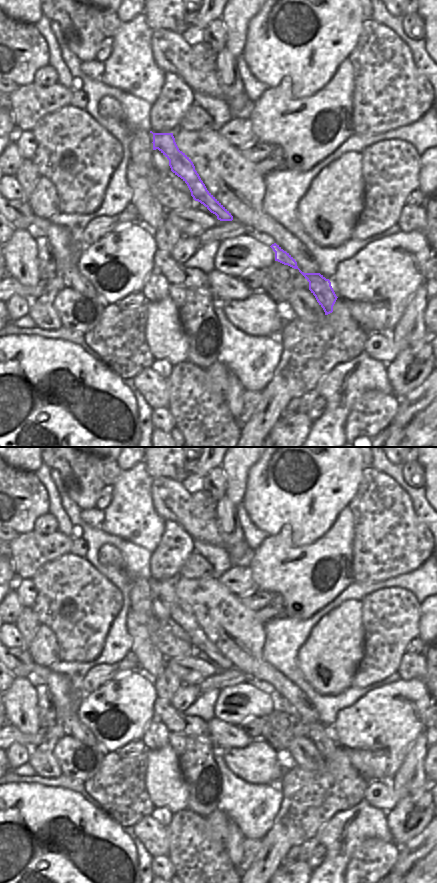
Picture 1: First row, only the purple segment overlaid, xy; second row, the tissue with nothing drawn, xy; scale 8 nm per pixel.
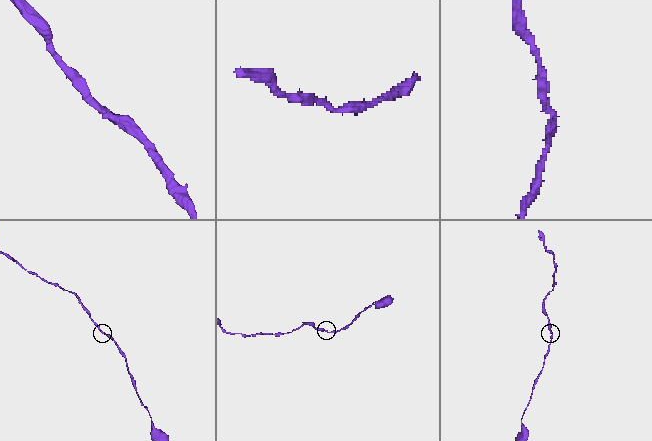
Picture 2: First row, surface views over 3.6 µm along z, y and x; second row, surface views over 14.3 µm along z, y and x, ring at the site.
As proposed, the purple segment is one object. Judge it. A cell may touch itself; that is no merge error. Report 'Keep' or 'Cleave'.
Keep

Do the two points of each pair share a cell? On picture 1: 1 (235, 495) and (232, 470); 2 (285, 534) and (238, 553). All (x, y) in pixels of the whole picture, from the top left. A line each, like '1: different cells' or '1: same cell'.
1: same cell
2: different cells

